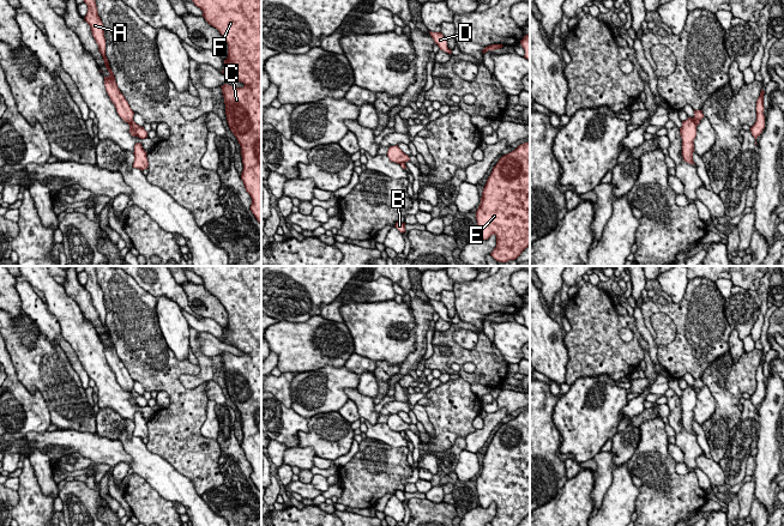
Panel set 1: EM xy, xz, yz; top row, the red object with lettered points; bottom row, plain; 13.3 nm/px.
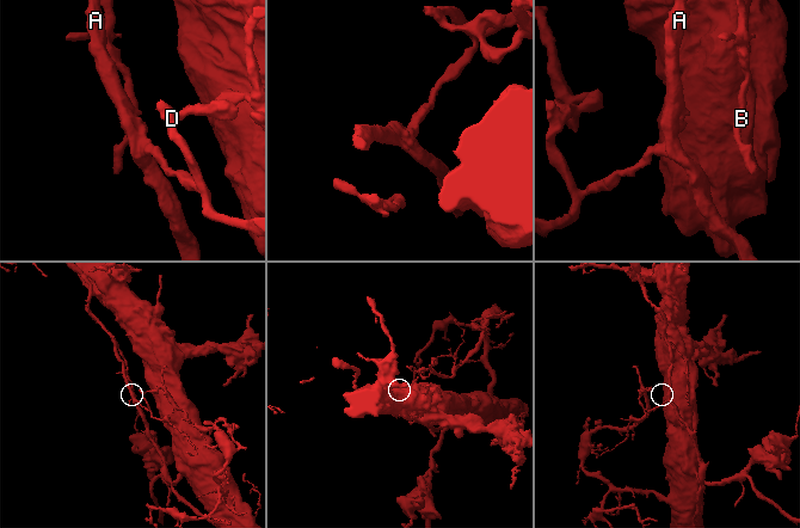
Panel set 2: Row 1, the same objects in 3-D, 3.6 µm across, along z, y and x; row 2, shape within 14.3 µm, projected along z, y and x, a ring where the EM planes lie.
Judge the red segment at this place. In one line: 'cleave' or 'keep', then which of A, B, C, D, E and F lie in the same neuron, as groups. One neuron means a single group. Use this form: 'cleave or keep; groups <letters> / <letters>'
cleave; groups A B / C D E F

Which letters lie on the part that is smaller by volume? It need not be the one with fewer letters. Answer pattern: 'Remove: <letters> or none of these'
Remove: A, B

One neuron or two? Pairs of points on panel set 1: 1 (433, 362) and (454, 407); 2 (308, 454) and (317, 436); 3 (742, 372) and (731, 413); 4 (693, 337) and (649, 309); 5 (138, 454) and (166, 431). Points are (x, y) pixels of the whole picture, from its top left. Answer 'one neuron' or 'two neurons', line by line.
1: two neurons
2: two neurons
3: one neuron
4: one neuron
5: two neurons

